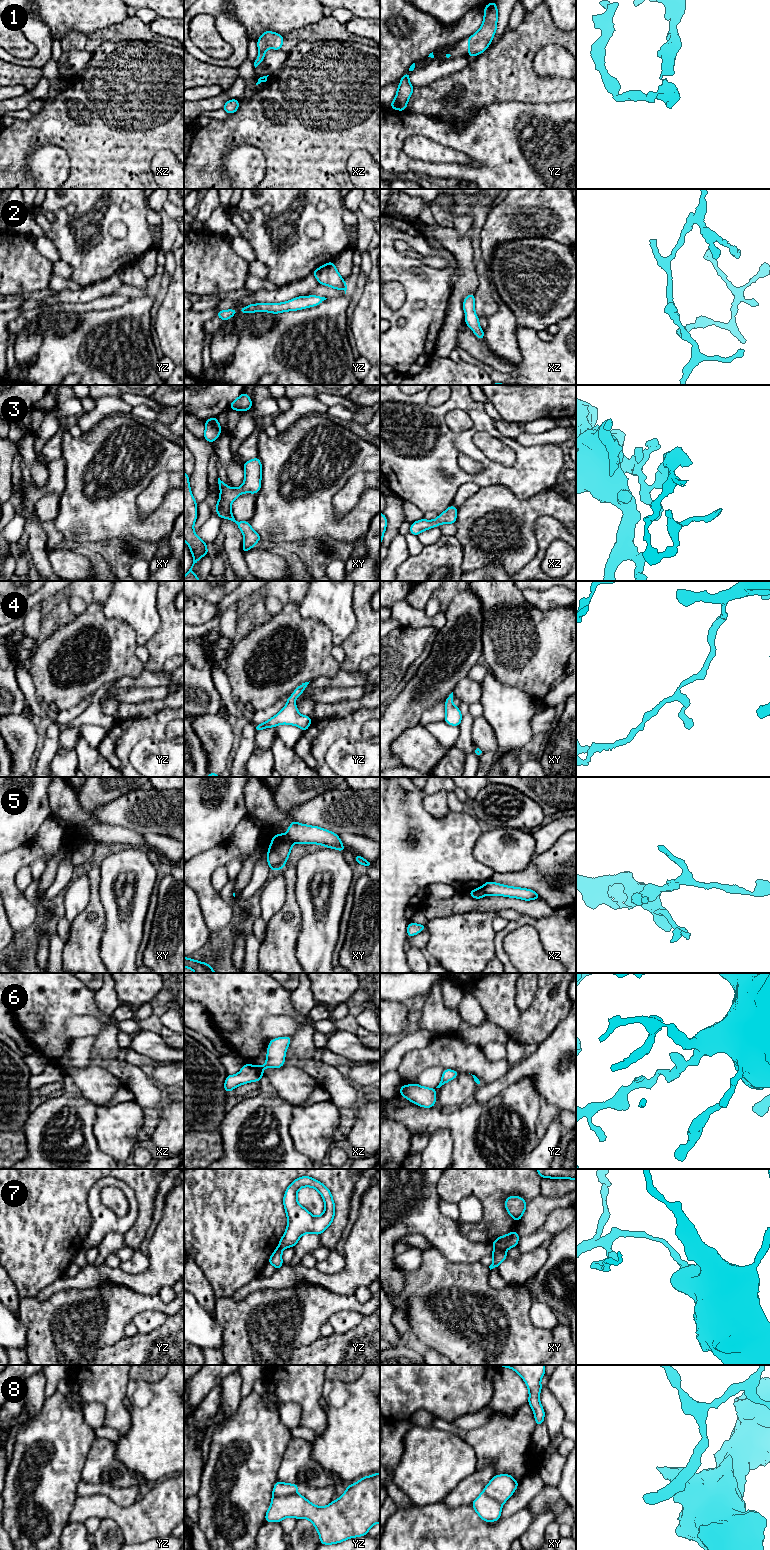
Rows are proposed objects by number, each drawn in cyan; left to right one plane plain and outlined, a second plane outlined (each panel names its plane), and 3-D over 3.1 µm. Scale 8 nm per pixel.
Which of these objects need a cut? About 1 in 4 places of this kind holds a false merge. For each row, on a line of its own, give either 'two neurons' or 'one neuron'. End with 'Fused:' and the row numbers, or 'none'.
1: one neuron
2: one neuron
3: one neuron
4: one neuron
5: two neurons
6: one neuron
7: two neurons
8: two neurons
Fused: 5, 7, 8

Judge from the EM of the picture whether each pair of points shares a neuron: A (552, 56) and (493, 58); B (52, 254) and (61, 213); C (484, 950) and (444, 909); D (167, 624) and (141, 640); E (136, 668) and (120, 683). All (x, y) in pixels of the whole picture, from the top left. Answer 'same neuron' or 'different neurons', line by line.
A: different neurons
B: different neurons
C: different neurons
D: different neurons
E: different neurons

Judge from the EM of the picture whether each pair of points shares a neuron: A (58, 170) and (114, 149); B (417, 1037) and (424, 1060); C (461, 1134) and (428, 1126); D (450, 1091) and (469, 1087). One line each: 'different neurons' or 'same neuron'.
A: different neurons
B: different neurons
C: same neuron
D: same neuron

